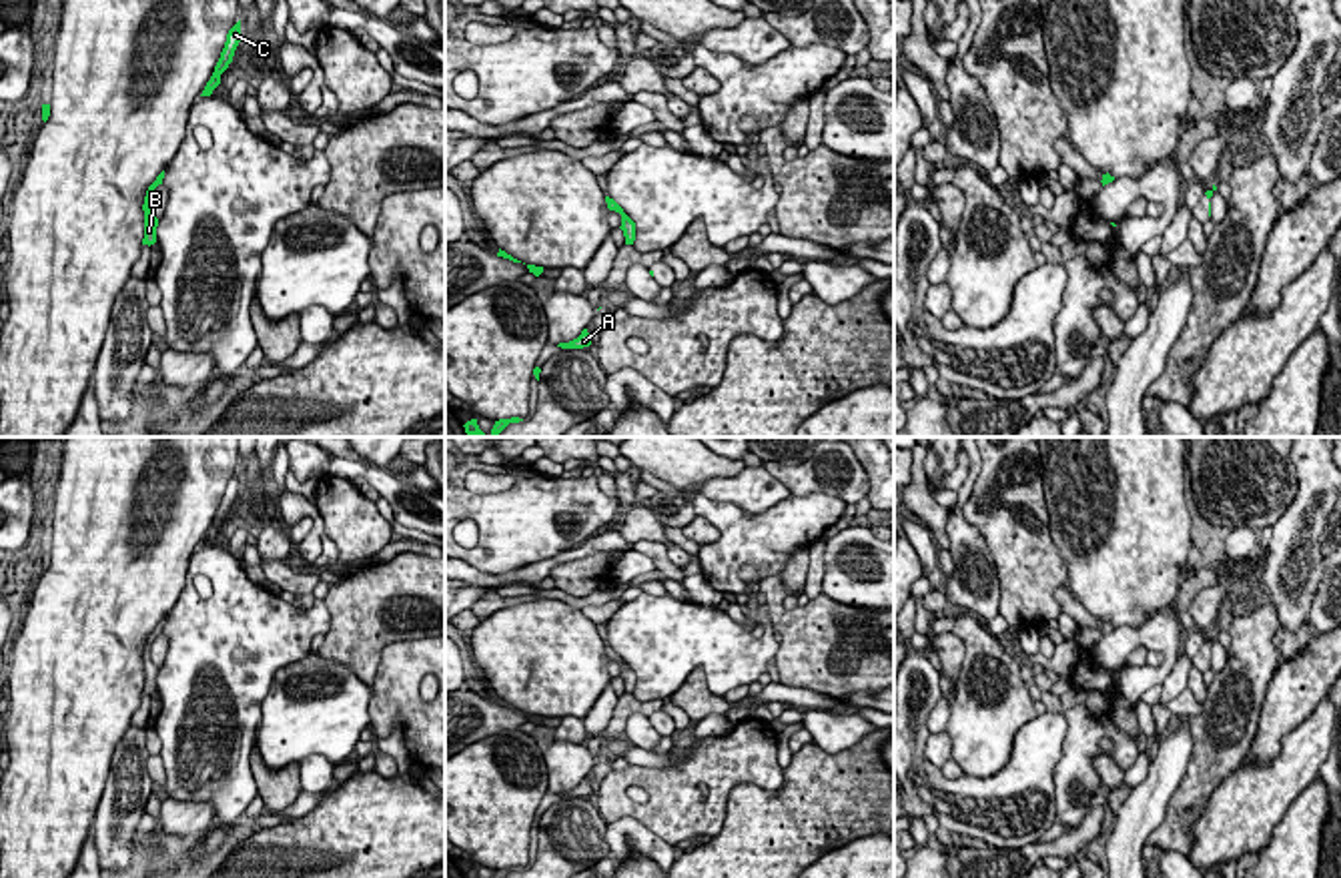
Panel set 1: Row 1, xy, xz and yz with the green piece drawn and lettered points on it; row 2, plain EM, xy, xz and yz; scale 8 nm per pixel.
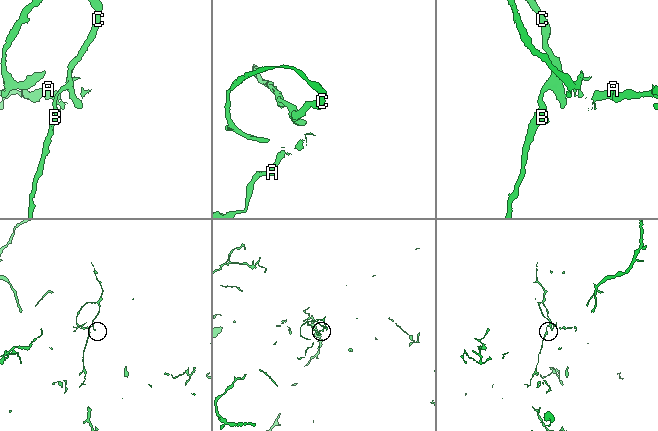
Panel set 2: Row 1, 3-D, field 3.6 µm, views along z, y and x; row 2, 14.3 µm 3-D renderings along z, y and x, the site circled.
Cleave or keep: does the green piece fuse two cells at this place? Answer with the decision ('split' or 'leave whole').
split

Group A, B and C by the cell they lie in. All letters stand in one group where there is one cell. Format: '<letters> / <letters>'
A C / B

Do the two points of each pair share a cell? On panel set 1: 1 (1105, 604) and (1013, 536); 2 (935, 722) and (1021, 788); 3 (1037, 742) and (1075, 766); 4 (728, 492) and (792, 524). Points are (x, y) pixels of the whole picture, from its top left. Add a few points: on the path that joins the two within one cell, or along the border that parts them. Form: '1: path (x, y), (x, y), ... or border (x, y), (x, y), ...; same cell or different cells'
1: border (1049, 532), (1065, 564), (1067, 584); different cells
2: border (941, 696), (927, 720), (929, 732); different cells
3: border (1067, 714), (1063, 756), (1055, 768), (1055, 802); different cells
4: border (790, 494), (754, 516); different cells

